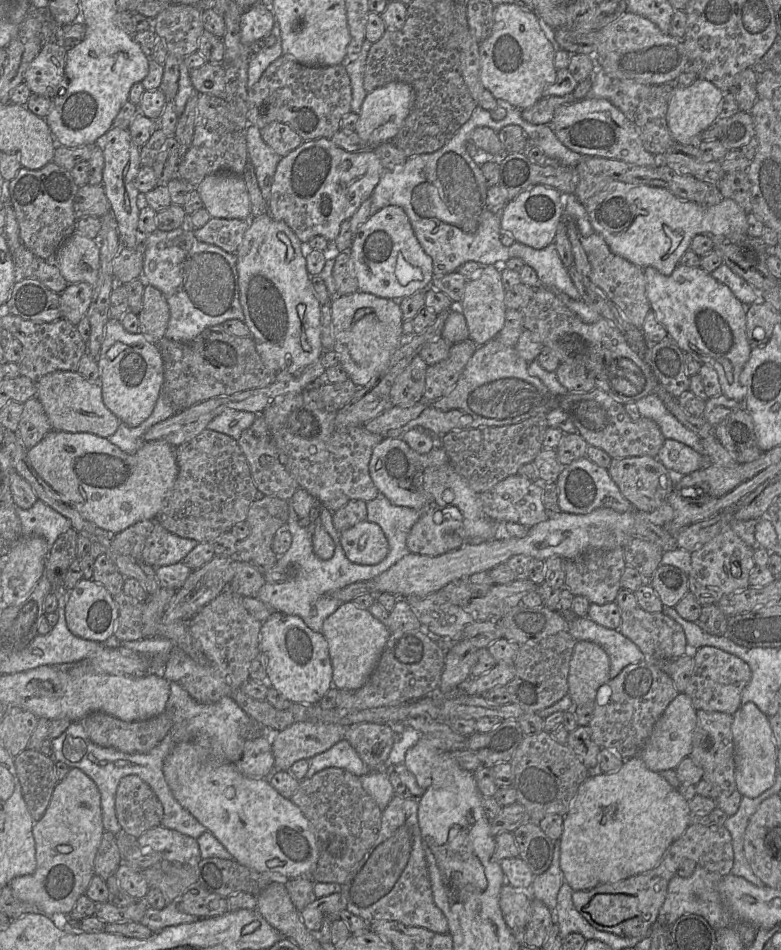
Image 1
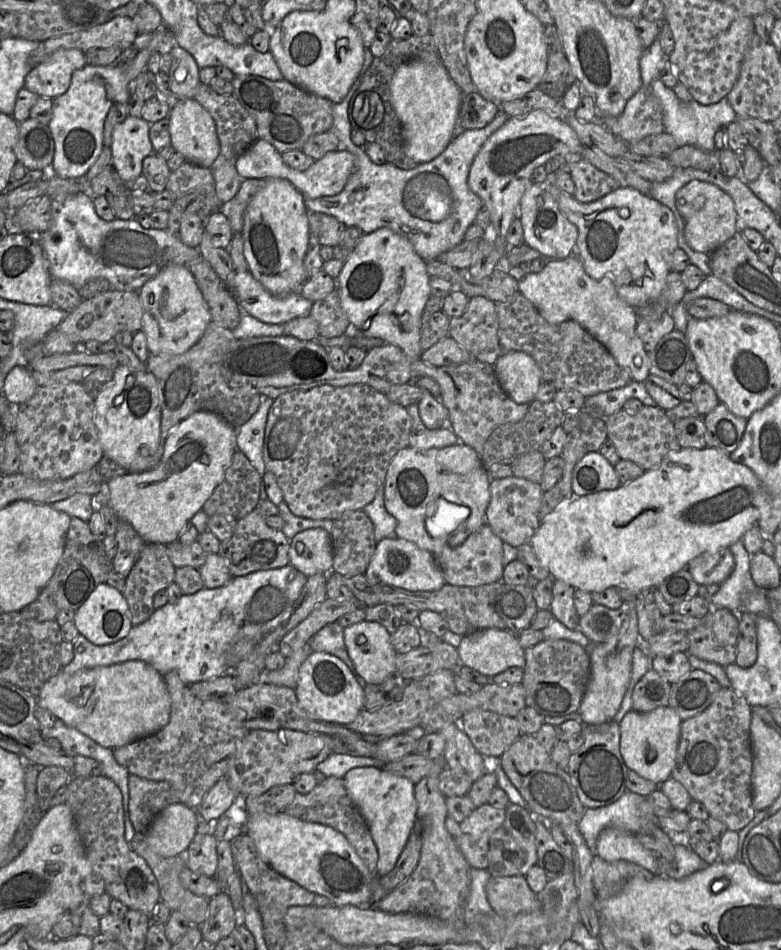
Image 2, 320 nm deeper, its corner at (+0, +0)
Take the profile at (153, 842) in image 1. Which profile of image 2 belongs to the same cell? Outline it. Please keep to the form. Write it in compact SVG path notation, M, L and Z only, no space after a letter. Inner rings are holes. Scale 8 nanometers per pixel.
M197 832L186 850L186 867L196 874L213 876L218 865L217 843L214 835Z

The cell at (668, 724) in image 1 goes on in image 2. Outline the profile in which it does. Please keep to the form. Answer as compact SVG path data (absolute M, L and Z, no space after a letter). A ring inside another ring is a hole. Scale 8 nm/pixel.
M661 706L646 713L629 711L620 726L620 753L628 769L660 785L671 777L676 763L683 720L670 706Z

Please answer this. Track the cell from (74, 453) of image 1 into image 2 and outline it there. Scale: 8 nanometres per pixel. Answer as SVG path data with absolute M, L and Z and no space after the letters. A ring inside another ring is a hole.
M198 411L180 422L164 444L160 462L152 469L128 472L106 481L109 505L146 543L177 541L194 514L202 509L223 480L236 448L236 430L218 415Z

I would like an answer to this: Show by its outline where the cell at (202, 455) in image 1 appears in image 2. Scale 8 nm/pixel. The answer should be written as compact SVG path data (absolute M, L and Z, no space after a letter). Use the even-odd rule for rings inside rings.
M236 449L223 480L205 501L202 510L209 517L231 515L238 520L257 507L261 484L261 475L249 459Z

